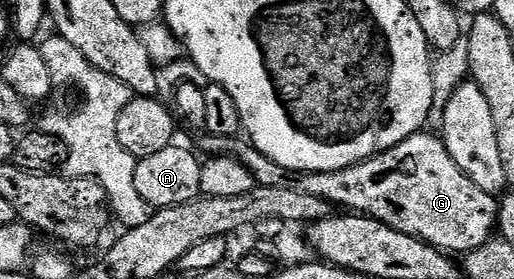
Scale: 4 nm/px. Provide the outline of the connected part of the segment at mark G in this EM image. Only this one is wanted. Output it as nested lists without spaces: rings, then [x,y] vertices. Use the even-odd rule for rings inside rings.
[[[422,130],[416,136],[404,140],[399,146],[338,172],[300,172],[291,170],[287,166],[279,166],[279,162],[271,162],[271,158],[263,155],[245,138],[219,138],[205,134],[202,135],[200,151],[202,153],[205,151],[206,157],[235,157],[239,162],[243,162],[243,166],[247,166],[247,170],[251,170],[251,174],[260,186],[275,186],[323,198],[328,200],[330,205],[337,207],[338,204],[341,207],[338,209],[370,216],[373,220],[383,222],[403,234],[424,240],[425,243],[440,248],[446,254],[473,252],[494,235],[497,228],[498,201],[491,194],[487,194],[487,190],[479,190],[479,186],[475,186],[475,182],[471,182],[471,178],[467,178],[467,174],[459,170],[455,158],[451,158],[440,135],[428,136],[427,133],[428,131]]]

